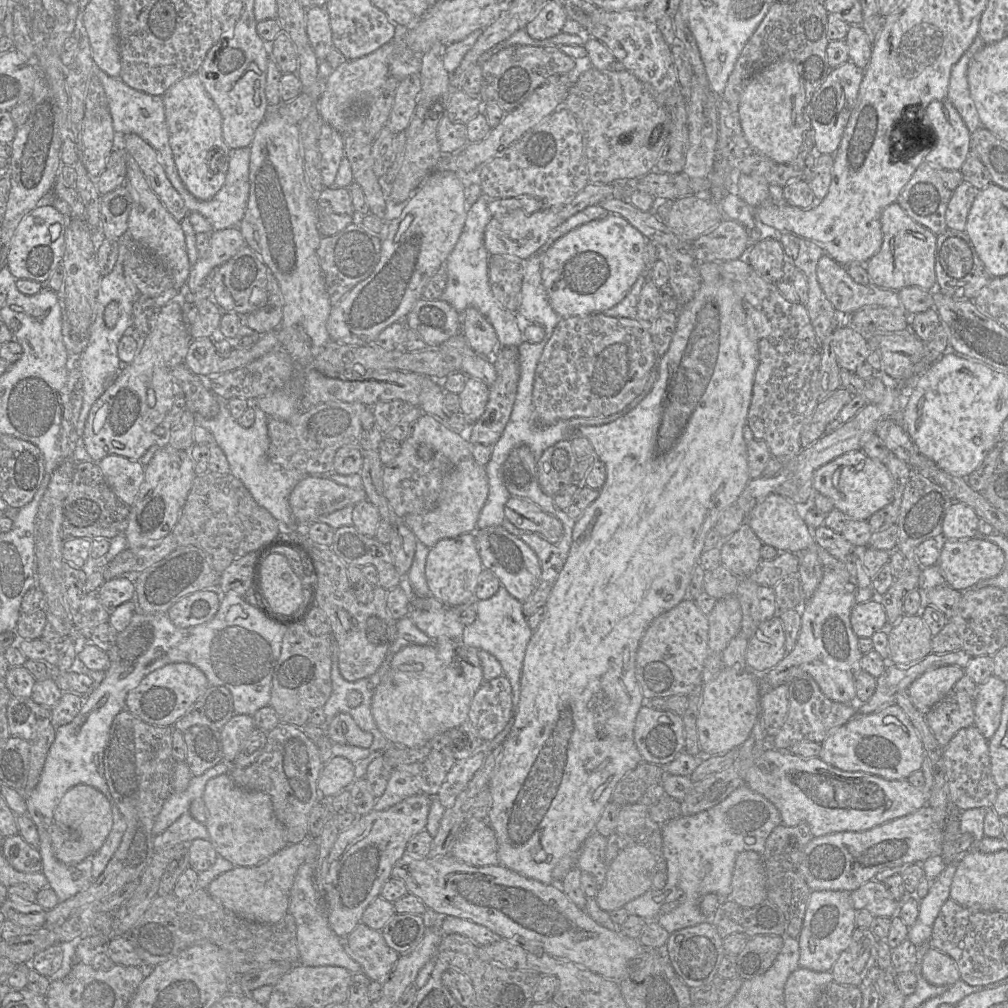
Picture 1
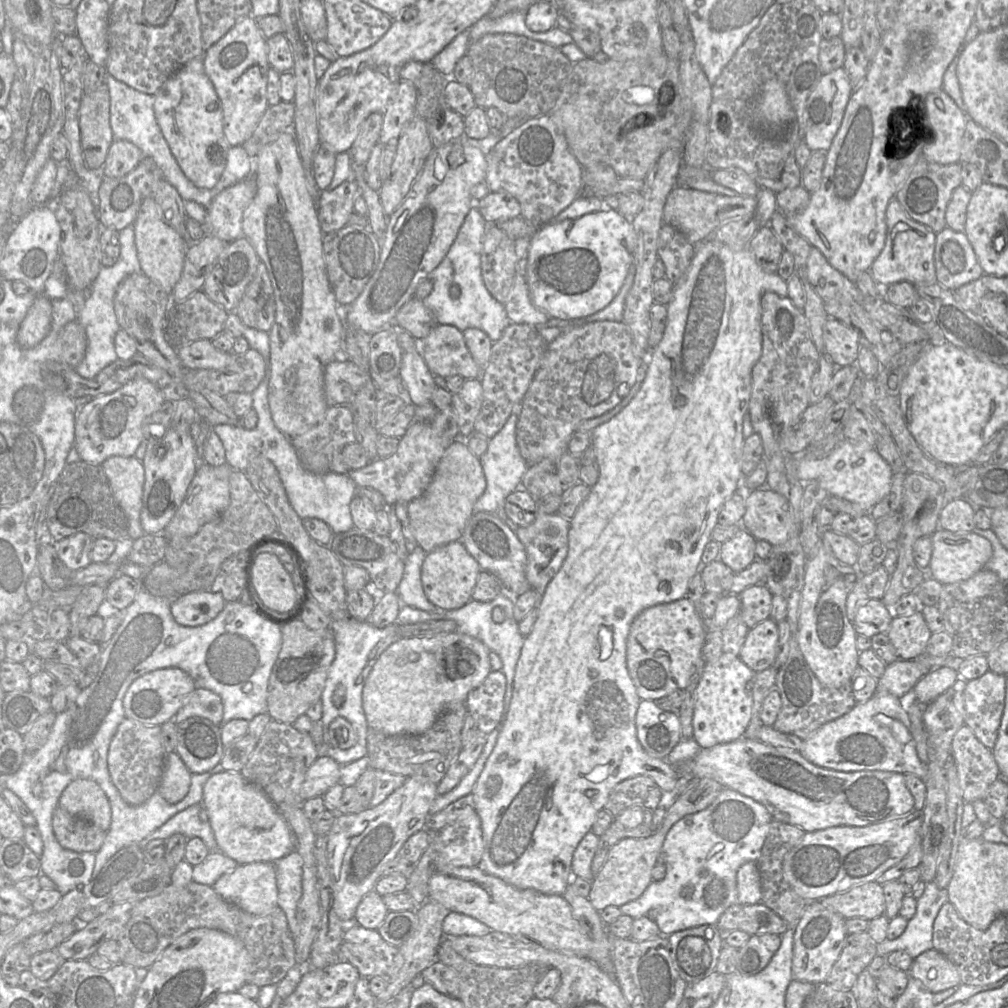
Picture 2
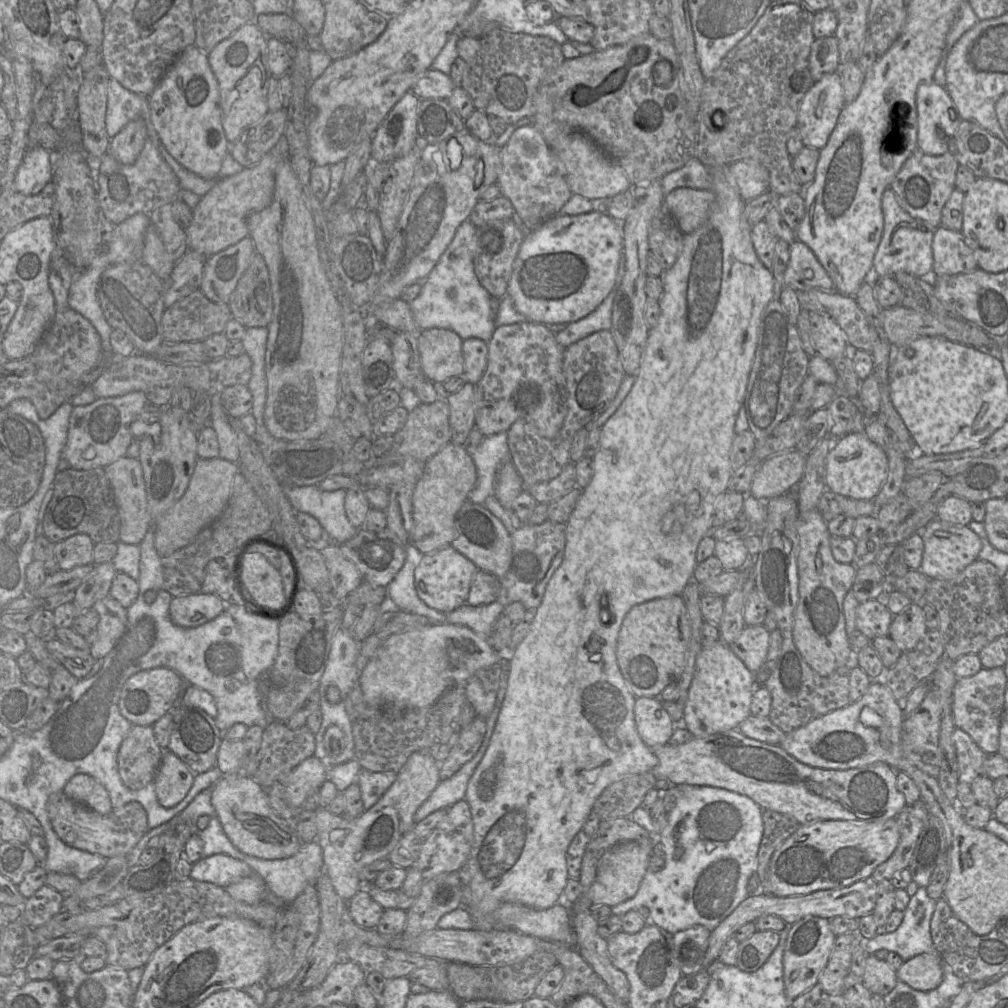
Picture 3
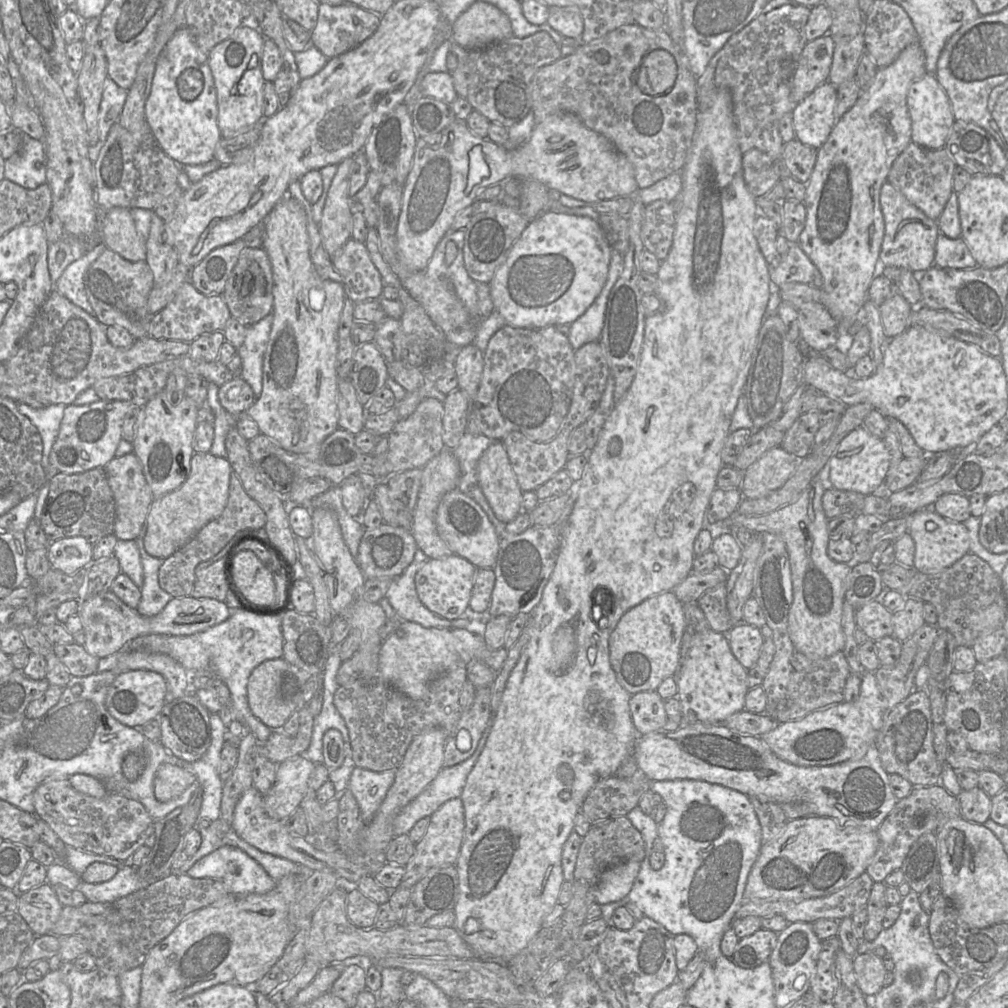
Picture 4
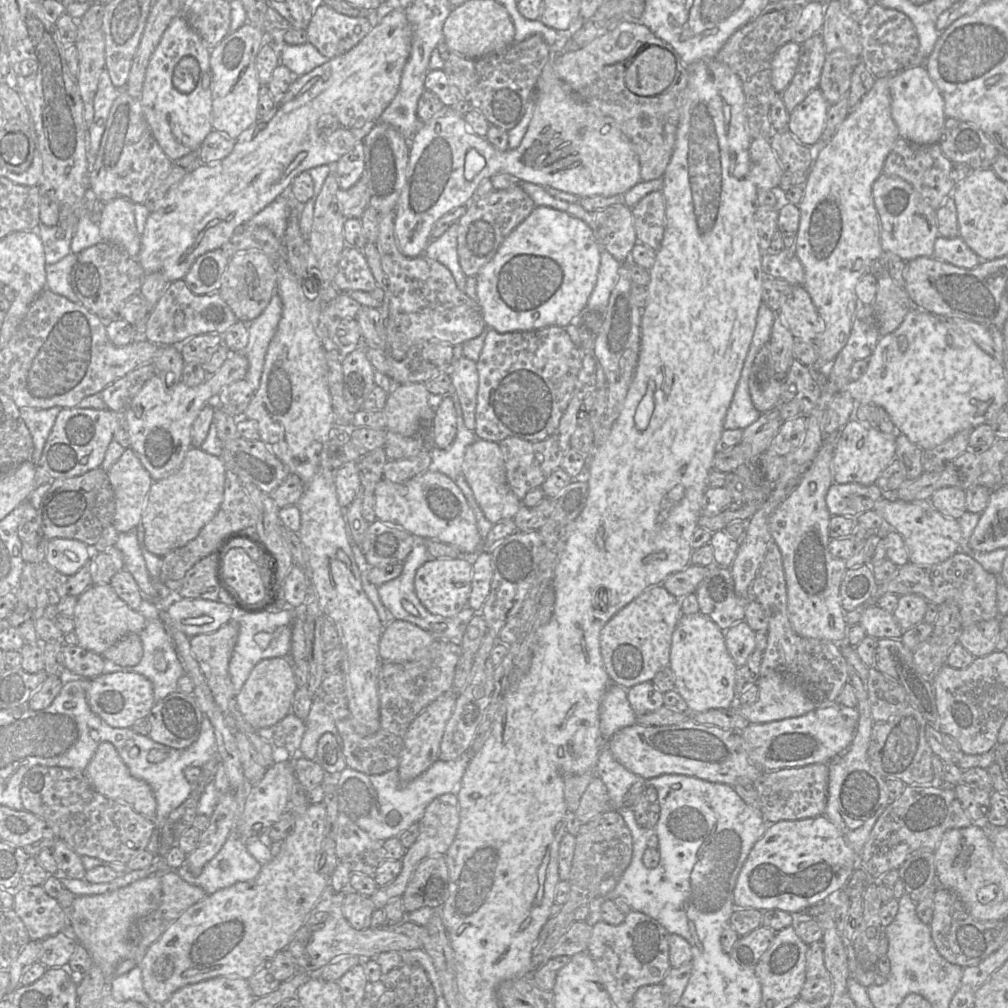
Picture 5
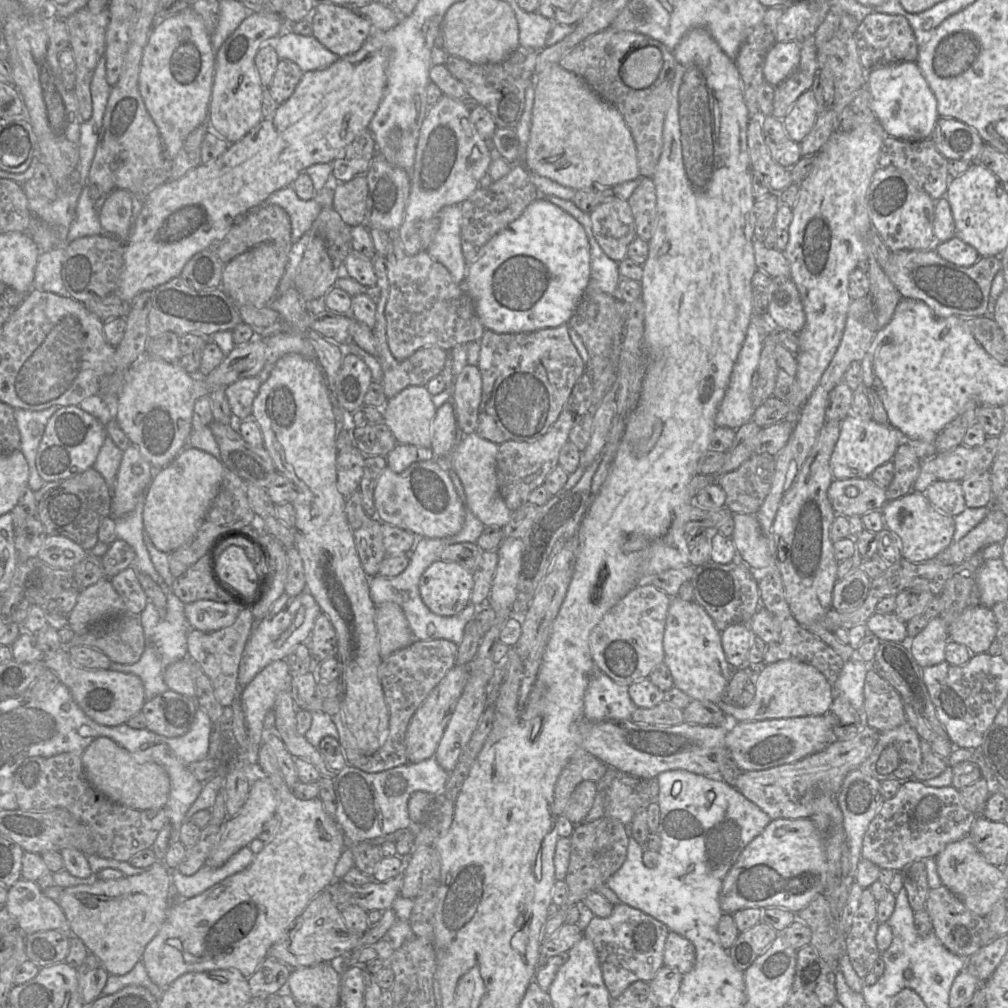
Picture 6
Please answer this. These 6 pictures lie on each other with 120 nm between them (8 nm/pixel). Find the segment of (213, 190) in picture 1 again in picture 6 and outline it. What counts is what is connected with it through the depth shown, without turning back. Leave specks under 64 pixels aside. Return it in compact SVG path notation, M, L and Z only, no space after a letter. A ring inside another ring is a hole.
M192 8L158 21L152 28L142 54L138 87L159 130L166 158L173 160L188 135L208 120L214 69L210 34Z

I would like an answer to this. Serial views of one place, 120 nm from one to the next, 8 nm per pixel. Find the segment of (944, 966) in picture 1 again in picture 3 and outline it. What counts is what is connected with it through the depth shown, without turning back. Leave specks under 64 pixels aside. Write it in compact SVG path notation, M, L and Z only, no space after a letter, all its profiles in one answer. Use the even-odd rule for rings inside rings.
M938 952L923 953L904 961L896 971L898 981L919 991L936 989L943 980L942 957Z

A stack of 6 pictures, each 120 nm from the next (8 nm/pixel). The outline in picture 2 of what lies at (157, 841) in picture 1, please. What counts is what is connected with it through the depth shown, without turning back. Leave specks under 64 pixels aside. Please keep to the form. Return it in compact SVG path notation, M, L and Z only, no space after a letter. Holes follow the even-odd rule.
M202 804L192 805L185 810L177 813L164 825L156 829L138 844L146 851L146 846L155 839L167 840L176 833L183 834L187 838L200 838L210 851L219 851L213 829L209 821L202 821L199 812Z

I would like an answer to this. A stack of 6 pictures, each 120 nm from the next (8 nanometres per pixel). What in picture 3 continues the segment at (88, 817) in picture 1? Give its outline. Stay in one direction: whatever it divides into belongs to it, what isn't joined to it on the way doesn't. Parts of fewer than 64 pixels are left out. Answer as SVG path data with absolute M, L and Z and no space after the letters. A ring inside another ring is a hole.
M79 773L72 776L64 786L63 792L68 798L100 814L108 814L112 810L107 790L89 774Z

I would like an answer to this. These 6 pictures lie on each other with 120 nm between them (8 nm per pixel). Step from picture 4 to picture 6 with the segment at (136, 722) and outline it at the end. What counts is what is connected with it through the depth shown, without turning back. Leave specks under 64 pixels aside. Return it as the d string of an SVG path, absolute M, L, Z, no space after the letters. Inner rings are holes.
M66 647L54 653L42 654L46 668L52 670L66 685L79 707L92 720L100 725L118 726L126 724L134 715L142 712L145 704L144 685L135 674L112 670L90 670L75 665Z

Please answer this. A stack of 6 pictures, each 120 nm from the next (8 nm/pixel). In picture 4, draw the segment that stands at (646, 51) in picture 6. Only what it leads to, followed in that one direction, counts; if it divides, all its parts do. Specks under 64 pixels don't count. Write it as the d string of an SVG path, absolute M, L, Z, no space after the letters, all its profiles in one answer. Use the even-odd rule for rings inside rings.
M664 49L651 51L643 60L636 77L641 92L658 96L674 86L678 68L673 55Z

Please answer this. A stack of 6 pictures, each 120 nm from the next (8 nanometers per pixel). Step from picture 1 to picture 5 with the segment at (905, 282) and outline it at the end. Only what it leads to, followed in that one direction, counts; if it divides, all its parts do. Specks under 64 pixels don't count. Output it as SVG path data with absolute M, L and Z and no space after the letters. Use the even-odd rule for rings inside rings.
M882 173L874 182L872 195L880 221L880 241L884 252L892 252L905 262L918 257L933 257L938 233L936 210L934 210L912 185L897 176Z

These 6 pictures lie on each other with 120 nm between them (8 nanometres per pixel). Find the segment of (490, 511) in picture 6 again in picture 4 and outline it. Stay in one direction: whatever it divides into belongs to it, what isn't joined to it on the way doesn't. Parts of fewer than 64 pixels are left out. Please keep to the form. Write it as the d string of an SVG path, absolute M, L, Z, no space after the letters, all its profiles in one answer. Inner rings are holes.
M502 441L493 442L479 458L477 484L498 520L508 523L522 512L523 492Z

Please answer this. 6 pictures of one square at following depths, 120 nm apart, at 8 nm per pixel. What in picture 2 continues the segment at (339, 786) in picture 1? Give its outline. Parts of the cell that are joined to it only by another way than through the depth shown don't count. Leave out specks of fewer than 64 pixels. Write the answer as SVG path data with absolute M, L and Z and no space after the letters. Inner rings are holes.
M318 756L308 769L301 787L304 801L323 796L331 787L340 783L341 765L329 756Z

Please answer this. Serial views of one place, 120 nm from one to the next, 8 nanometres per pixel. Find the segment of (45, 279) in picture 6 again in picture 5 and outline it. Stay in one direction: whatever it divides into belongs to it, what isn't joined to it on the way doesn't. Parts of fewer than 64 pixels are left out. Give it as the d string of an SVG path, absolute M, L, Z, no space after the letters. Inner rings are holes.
M71 252L54 264L46 263L46 289L79 304L70 284L70 274L76 260L77 254Z

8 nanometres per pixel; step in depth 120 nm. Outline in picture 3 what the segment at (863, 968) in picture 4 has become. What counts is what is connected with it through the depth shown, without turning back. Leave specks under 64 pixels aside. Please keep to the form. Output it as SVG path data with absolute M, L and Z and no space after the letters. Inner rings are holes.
M869 954L865 960L862 980L872 994L881 996L890 993L898 983L896 971L886 961L877 959L874 954Z

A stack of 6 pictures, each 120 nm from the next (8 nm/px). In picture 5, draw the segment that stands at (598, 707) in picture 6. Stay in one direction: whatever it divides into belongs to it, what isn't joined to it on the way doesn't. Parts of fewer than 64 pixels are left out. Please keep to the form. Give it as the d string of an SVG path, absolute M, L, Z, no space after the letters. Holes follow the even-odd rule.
M611 683L600 705L600 732L608 741L620 729L636 724L635 715L628 701L627 690L619 684Z

